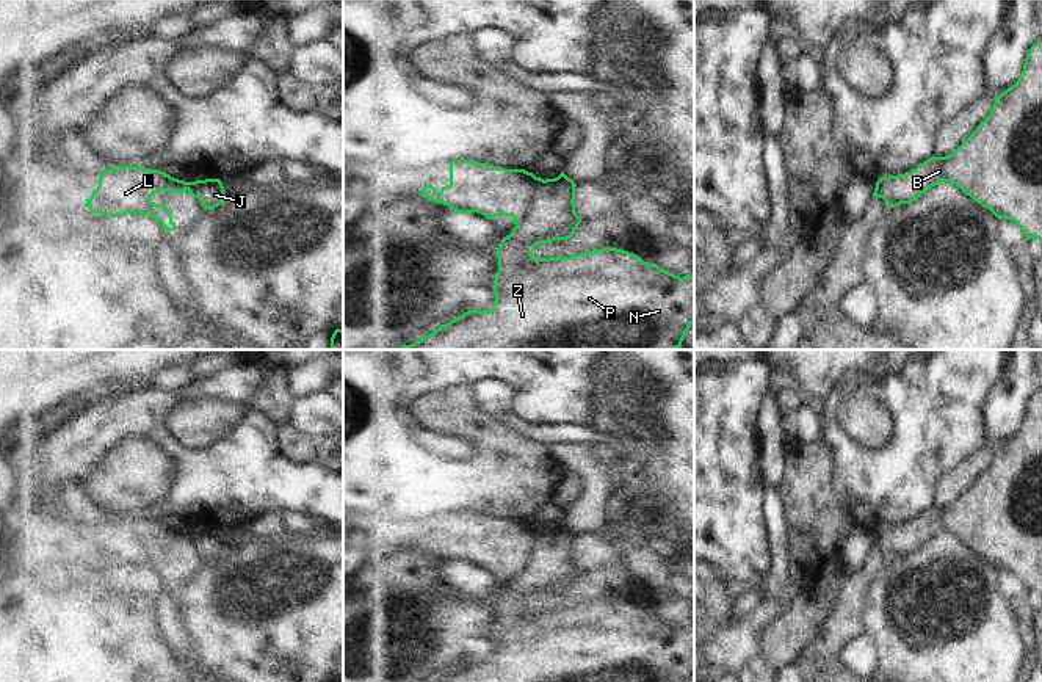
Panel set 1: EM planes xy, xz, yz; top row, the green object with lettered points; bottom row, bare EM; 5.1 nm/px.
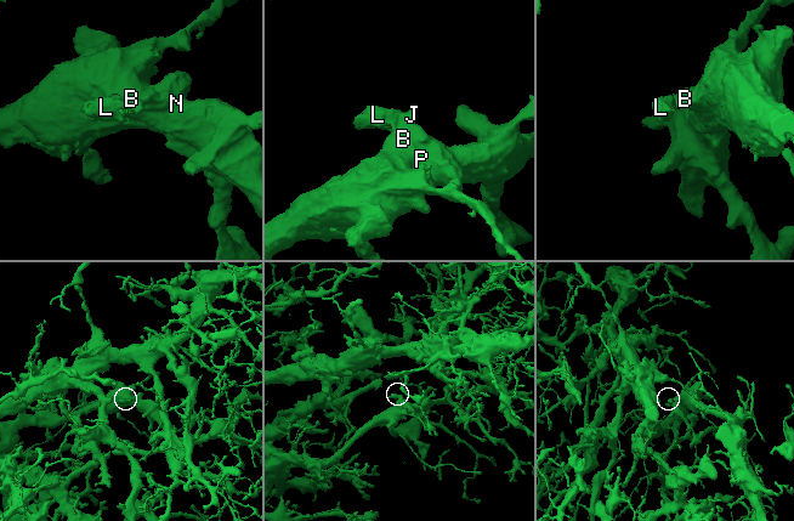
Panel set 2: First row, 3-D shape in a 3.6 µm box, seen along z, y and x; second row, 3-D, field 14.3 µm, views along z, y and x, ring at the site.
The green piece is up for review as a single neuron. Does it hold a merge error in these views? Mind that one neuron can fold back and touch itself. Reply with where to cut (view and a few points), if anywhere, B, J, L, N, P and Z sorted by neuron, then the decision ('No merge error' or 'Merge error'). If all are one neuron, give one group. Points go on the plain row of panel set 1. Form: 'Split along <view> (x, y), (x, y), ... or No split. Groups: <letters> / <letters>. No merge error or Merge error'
Split along xz (544, 532), (530, 565), (517, 576). Groups: B J N P Z / L. Merge error

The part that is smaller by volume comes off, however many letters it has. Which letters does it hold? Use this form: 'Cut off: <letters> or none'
Cut off: L

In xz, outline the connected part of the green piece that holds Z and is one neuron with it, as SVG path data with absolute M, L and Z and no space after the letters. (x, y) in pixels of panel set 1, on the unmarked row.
M561 524L555 530L545 530L531 555L530 566L523 574L519 574L509 586L506 586L495 605L498 610L498 624L494 632L495 652L490 662L476 662L472 660L464 666L451 671L447 676L440 676L436 682L688 682L694 674L694 622L688 627L675 627L657 615L644 613L639 607L617 600L617 599L602 599L591 604L573 605L570 608L548 608L536 610L534 599L539 594L552 594L555 591L567 591L573 586L575 580L580 577L581 569L575 563L575 538L577 535Z

